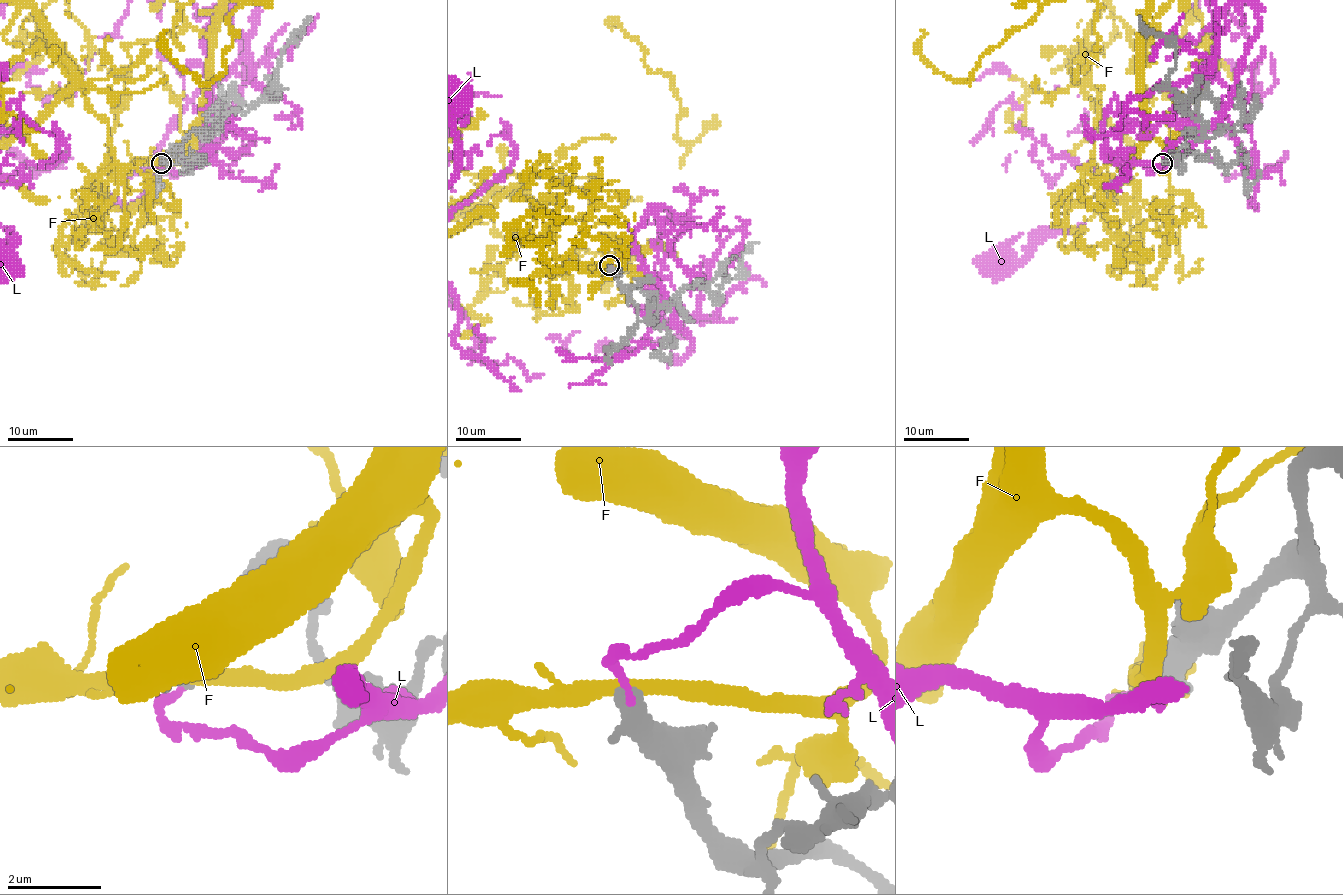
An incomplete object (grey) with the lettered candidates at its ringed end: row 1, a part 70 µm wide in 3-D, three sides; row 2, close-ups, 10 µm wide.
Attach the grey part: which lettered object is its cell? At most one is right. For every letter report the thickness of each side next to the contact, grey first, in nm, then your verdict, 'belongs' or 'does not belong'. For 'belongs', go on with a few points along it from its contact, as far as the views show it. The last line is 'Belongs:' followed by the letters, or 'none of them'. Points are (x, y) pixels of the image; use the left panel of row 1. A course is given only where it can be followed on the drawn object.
F: 550/320 nm | does not belong
L: 500/140 nm | does not belong
Belongs: none of them

